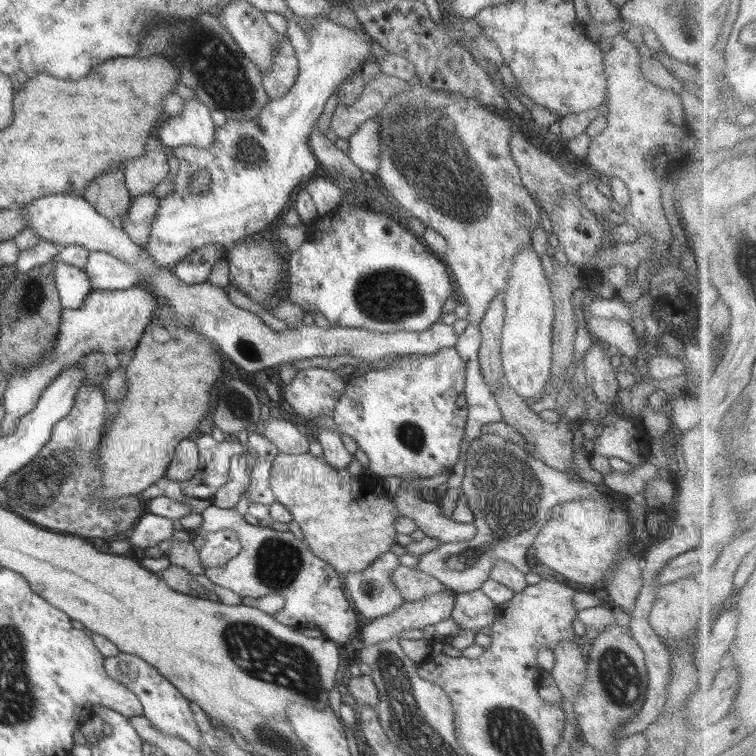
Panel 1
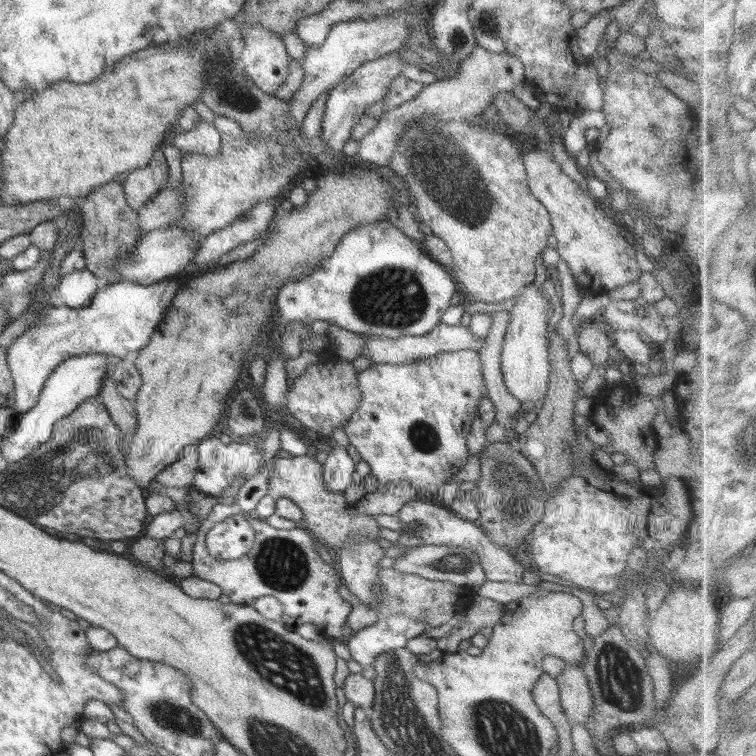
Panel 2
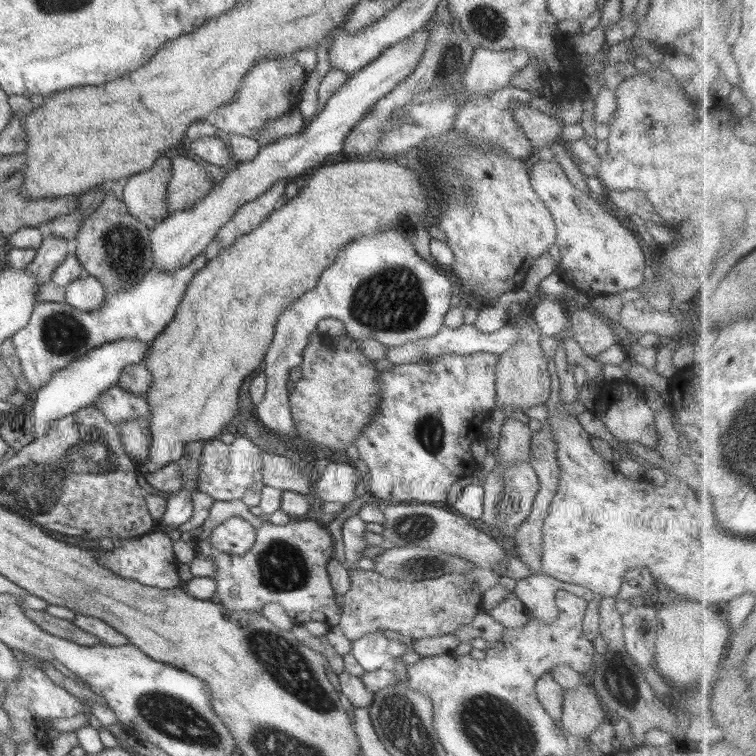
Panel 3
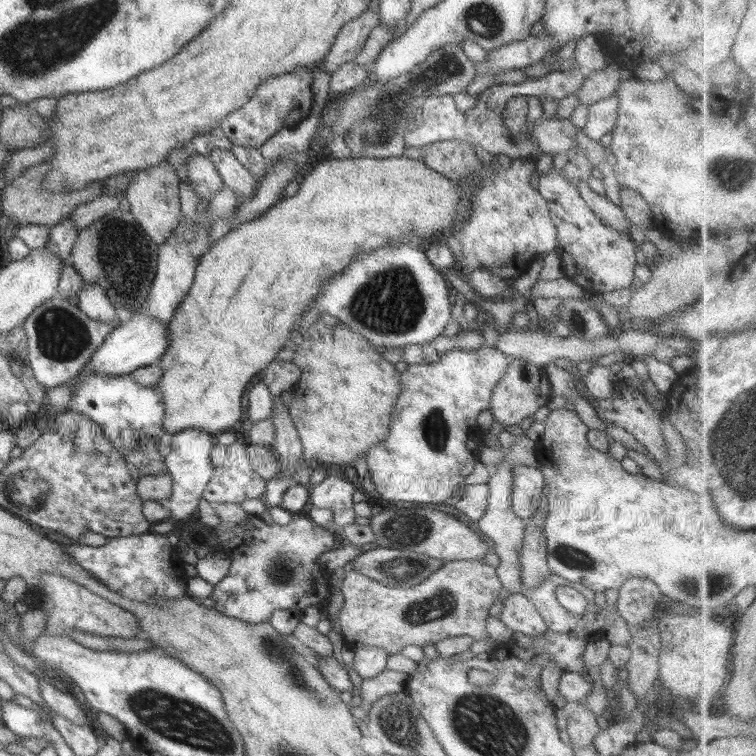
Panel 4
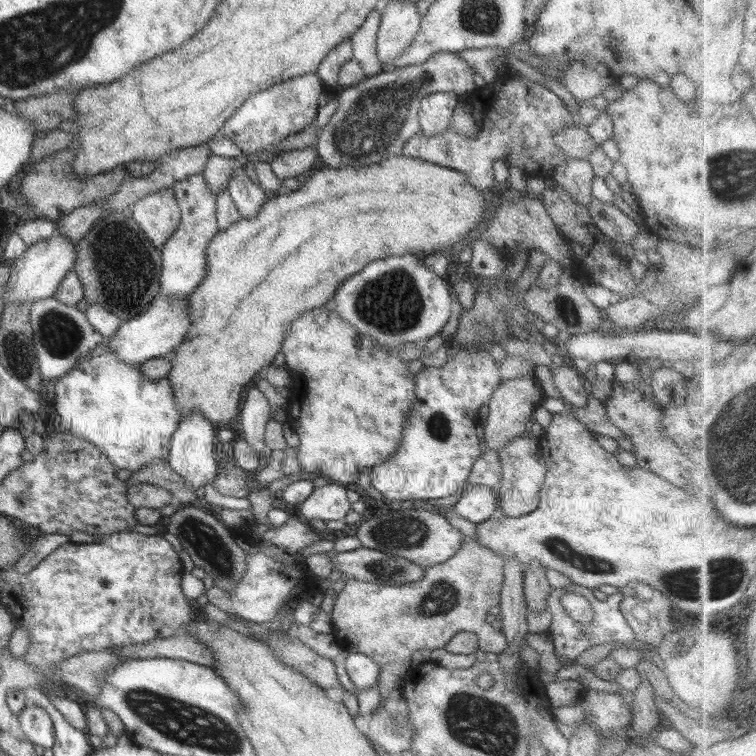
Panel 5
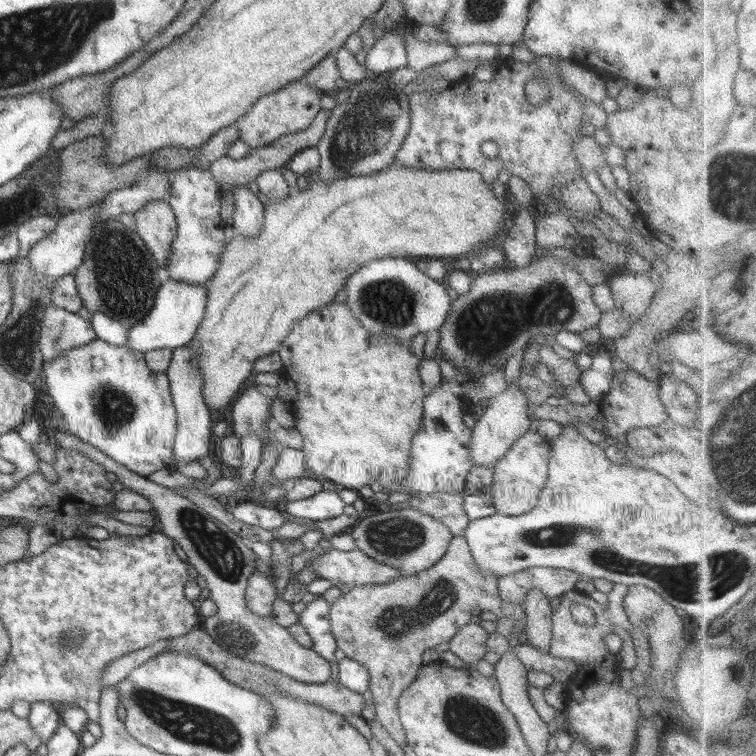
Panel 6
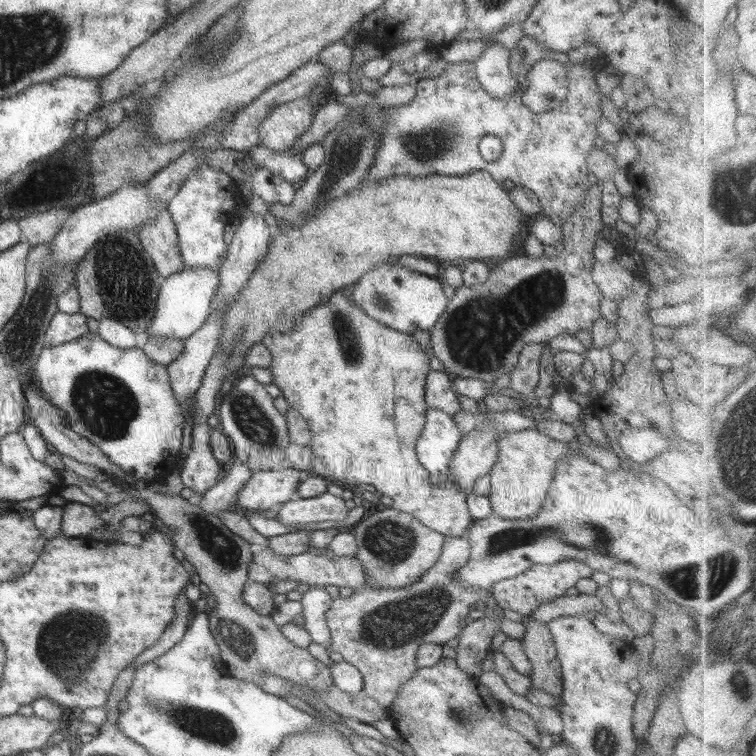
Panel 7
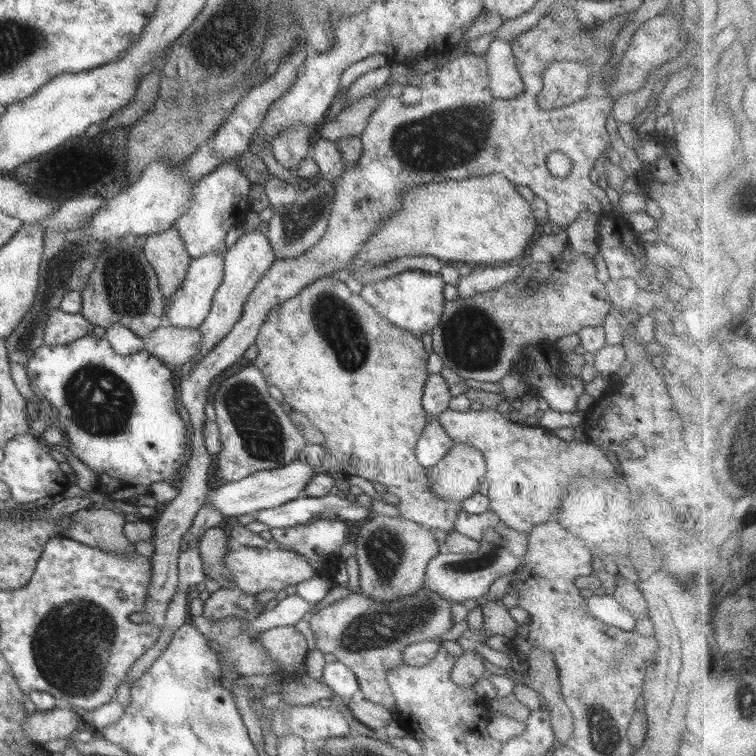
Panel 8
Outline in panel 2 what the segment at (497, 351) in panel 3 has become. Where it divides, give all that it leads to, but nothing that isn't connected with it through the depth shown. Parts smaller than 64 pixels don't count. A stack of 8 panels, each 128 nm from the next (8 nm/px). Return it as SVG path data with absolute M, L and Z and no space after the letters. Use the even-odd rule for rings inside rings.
M438 324L430 333L424 336L400 336L400 338L390 339L384 337L363 336L365 349L361 354L363 357L375 363L386 363L392 365L407 365L418 360L436 356L442 352L456 352L459 350L480 351L484 347L484 339L474 338L466 326L447 326Z

